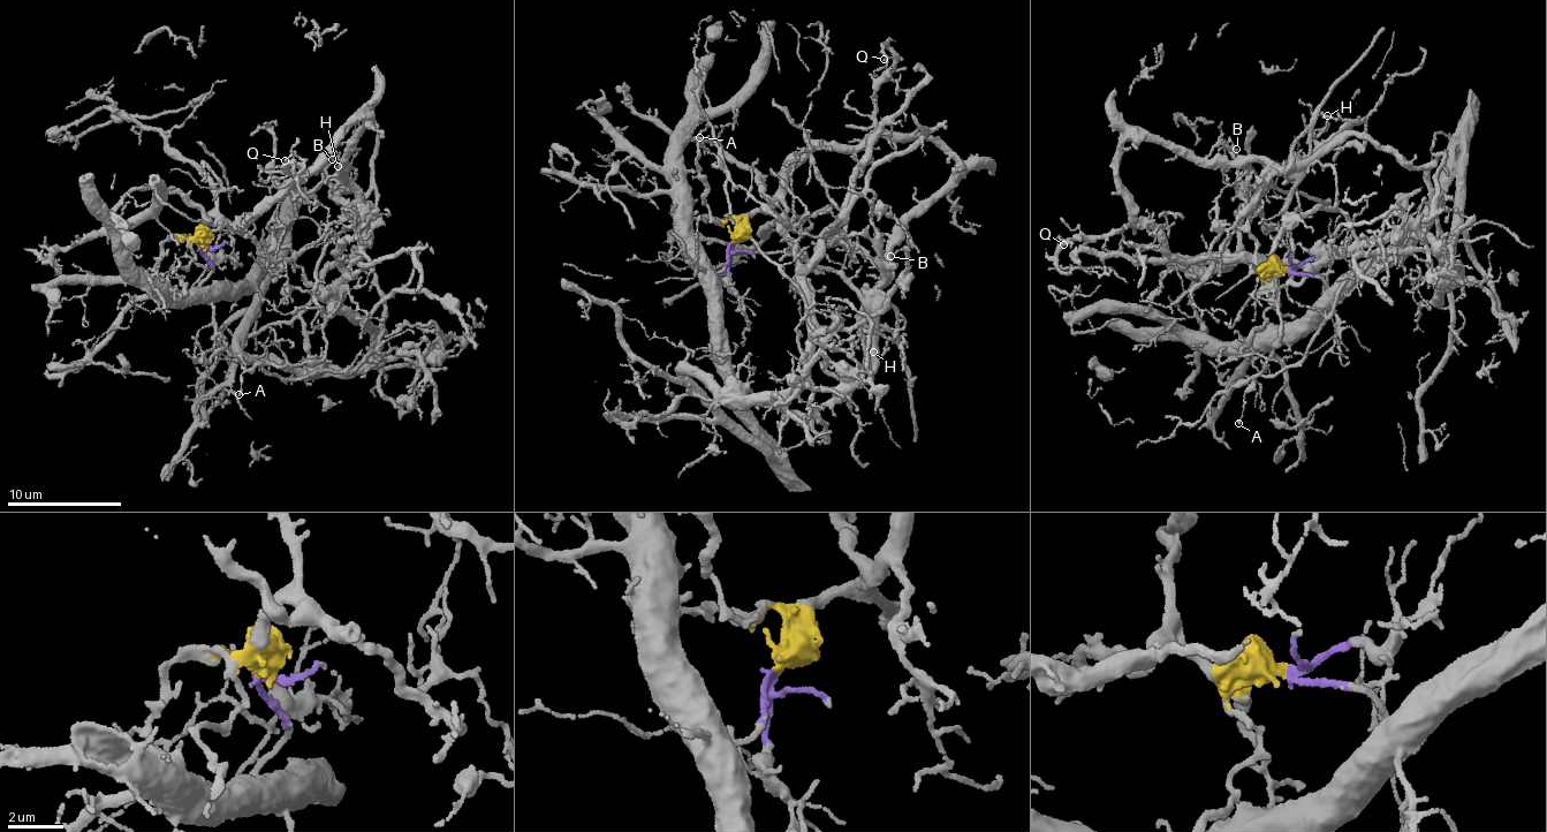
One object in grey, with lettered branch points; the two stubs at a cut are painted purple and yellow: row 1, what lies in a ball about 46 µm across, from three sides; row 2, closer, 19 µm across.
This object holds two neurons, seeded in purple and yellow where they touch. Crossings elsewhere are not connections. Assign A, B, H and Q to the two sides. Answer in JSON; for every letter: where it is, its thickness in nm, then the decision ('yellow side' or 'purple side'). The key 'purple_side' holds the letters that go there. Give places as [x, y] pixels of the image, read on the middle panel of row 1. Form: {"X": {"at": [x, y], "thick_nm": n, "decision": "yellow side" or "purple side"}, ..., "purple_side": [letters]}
{"A": {"at": [699, 137], "thick_nm": 130, "decision": "purple side"}, "B": {"at": [890, 256], "thick_nm": 120, "decision": "yellow side"}, "H": {"at": [873, 352], "thick_nm": 100, "decision": "yellow side"}, "Q": {"at": [884, 59], "thick_nm": 130, "decision": "yellow side"}, "purple_side": ["A"]}

